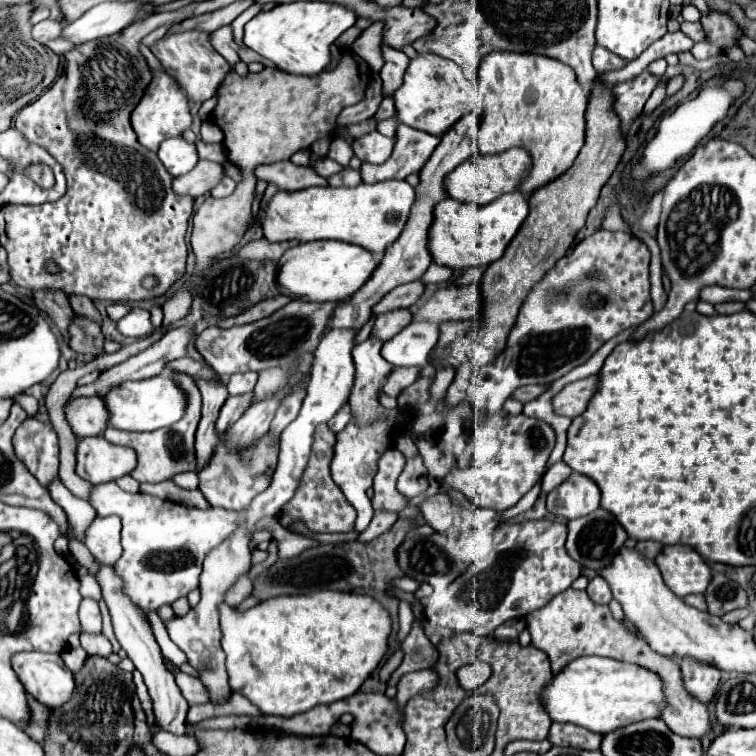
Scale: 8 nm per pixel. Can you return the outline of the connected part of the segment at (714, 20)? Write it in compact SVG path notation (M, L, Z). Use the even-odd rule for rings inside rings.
M709 7L705 15L701 15L701 25L705 31L705 41L695 43L691 49L695 59L709 59L725 55L727 47L735 47L739 37L743 37L743 29L739 23L725 11L715 11Z

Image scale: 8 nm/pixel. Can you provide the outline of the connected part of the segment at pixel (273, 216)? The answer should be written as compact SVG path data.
M381 181L381 183L361 183L359 187L309 187L301 191L277 191L275 197L269 201L265 213L259 215L263 223L265 239L269 241L317 241L317 239L335 239L357 243L369 251L375 251L379 257L385 253L385 247L401 235L405 227L405 219L409 217L409 207L413 205L415 191L407 181Z

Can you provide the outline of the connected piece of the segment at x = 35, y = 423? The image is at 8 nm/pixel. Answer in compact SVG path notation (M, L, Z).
M27 417L13 435L13 447L17 457L43 487L57 477L59 439L51 423L41 423L35 417Z

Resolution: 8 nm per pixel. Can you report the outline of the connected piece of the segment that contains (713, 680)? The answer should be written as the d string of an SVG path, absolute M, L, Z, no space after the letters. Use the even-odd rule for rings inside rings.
M693 659L681 661L681 675L683 675L683 687L693 695L697 701L709 705L715 699L721 673L715 671L715 667L709 667L707 663L693 663Z

